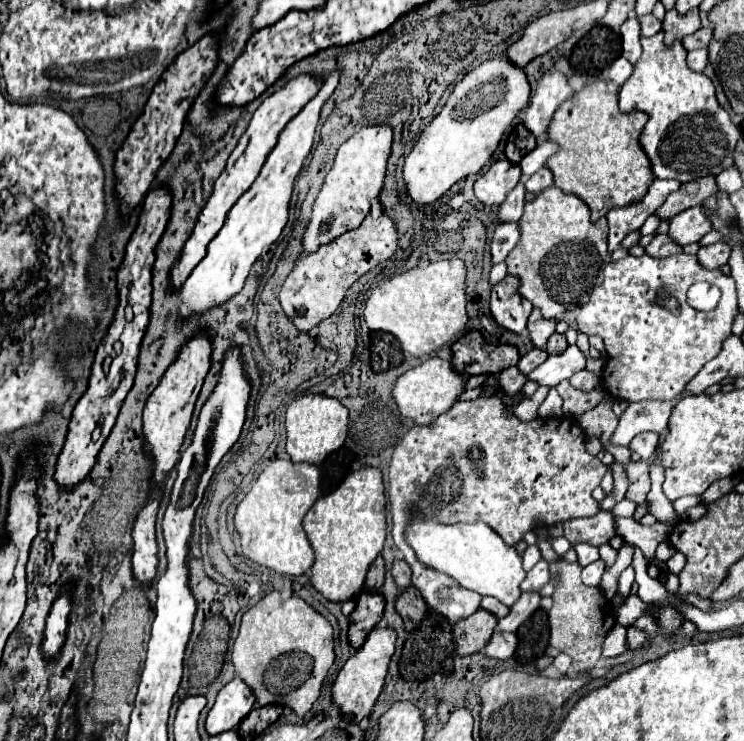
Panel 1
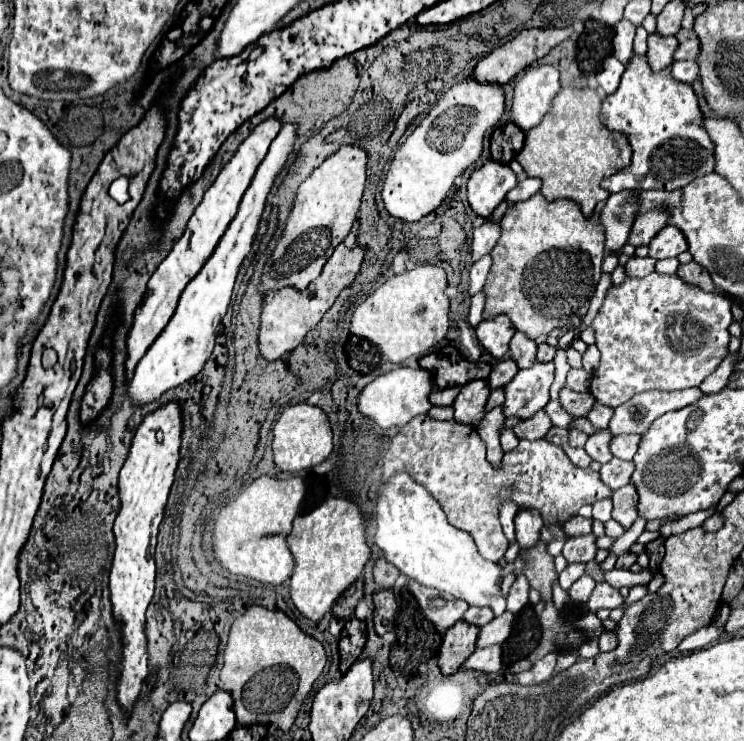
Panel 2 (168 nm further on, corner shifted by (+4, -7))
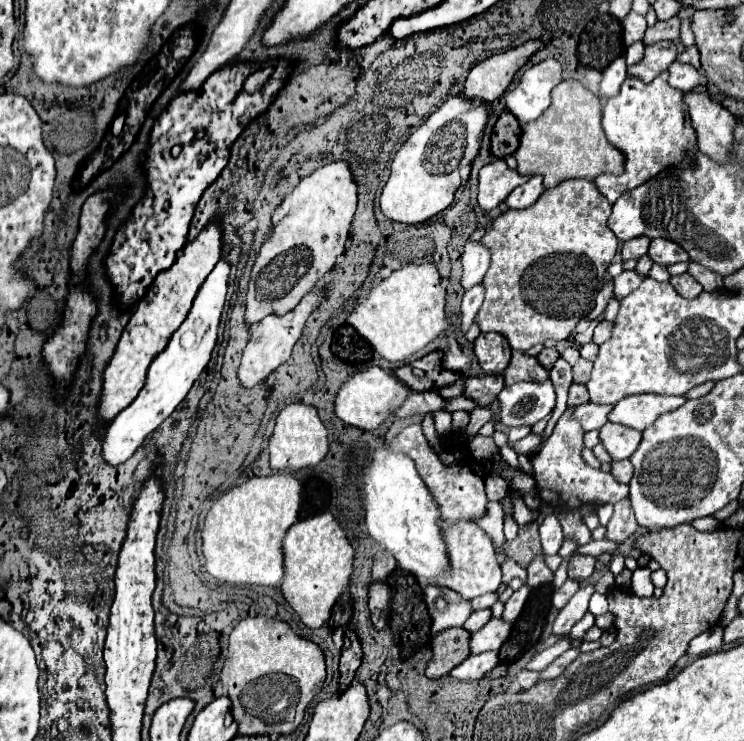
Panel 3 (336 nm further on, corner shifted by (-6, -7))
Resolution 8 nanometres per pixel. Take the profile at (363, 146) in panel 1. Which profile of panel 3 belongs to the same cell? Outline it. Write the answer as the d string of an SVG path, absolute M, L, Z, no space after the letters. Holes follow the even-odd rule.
M336 160L302 178L294 192L288 194L272 214L272 234L254 262L246 302L248 324L272 312L286 314L296 308L302 296L308 294L344 254L344 242L350 236L356 210L358 182L346 160Z

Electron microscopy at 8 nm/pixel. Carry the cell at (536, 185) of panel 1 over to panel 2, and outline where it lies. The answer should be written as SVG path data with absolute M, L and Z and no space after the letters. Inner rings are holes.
M524 178L524 180L520 180L518 182L518 186L516 188L512 188L510 192L508 192L508 196L506 196L506 200L508 202L520 202L520 200L528 200L532 194L536 194L538 190L540 190L540 180L538 178Z

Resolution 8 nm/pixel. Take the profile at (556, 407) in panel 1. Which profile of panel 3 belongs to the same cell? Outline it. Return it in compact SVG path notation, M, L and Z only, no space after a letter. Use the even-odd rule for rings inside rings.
M582 404L572 408L570 418L576 420L586 432L588 430L600 430L608 422L608 414L612 412L612 404Z

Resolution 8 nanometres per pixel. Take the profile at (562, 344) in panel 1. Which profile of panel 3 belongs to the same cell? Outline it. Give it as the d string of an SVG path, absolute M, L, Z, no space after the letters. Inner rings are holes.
M544 348L540 354L538 354L538 362L546 368L546 370L550 370L552 366L554 366L554 362L558 360L558 350L556 348Z

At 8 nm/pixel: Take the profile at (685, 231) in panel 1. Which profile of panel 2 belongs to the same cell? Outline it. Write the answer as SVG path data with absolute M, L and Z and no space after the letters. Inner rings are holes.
M666 226L652 238L648 248L650 248L650 252L648 252L650 258L662 260L662 258L676 258L678 254L682 254L688 248L688 244L678 228Z

